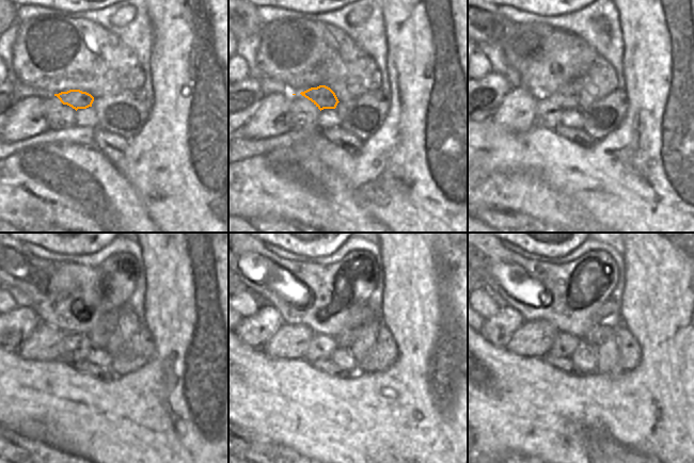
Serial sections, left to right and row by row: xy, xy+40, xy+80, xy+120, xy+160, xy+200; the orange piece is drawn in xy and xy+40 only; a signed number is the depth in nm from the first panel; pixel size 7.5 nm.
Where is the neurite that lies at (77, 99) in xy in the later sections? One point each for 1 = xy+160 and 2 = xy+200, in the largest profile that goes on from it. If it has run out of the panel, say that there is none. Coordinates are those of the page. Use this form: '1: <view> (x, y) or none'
1: xy+160 (364, 314)
2: xy+200 (610, 315)

